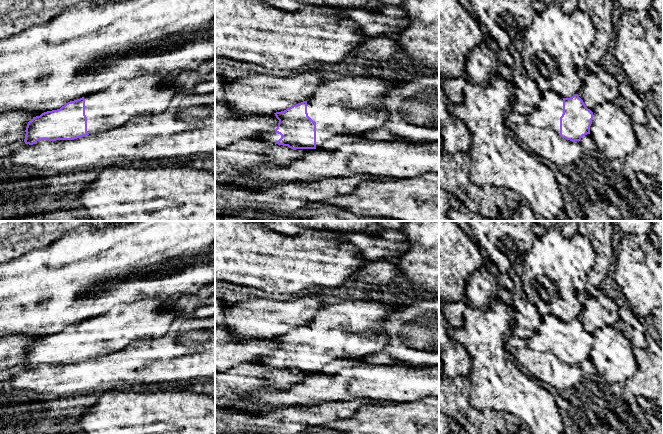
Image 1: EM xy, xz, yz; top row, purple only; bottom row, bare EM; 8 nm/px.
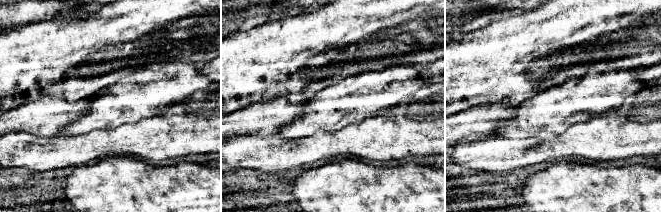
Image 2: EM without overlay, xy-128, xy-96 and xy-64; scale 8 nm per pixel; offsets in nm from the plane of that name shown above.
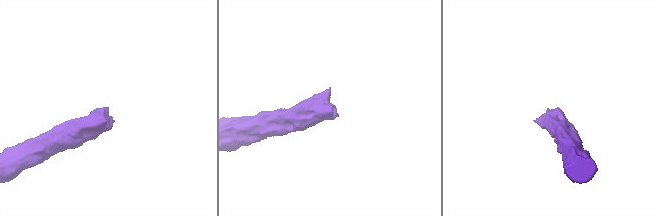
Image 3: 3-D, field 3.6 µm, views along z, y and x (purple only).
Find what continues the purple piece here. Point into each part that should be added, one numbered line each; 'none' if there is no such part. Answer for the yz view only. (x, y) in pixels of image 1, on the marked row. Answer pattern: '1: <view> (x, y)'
1: yz (547, 114)

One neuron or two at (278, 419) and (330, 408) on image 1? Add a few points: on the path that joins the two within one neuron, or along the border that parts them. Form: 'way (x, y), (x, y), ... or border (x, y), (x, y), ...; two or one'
way (291, 419), (317, 415); one

